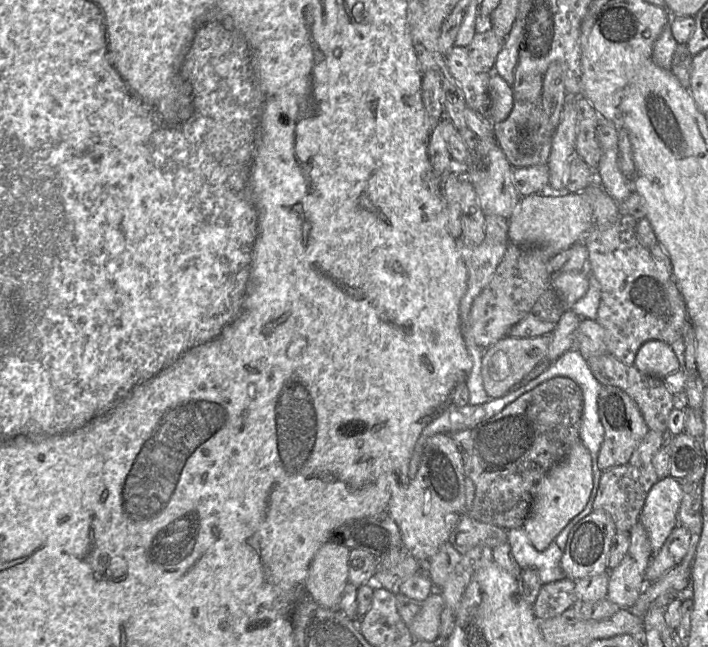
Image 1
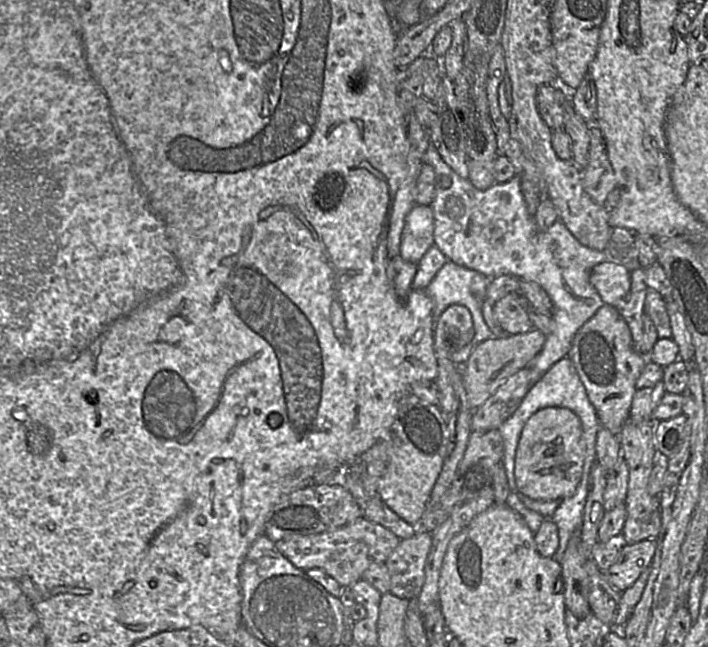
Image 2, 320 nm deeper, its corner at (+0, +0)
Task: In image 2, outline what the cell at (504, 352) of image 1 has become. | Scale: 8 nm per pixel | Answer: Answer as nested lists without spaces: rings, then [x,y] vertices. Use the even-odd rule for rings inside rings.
[[[536,328],[526,333],[510,336],[494,336],[479,343],[466,362],[466,371],[462,376],[464,389],[470,406],[477,409],[482,406],[510,376],[529,366],[541,352],[546,336]]]

